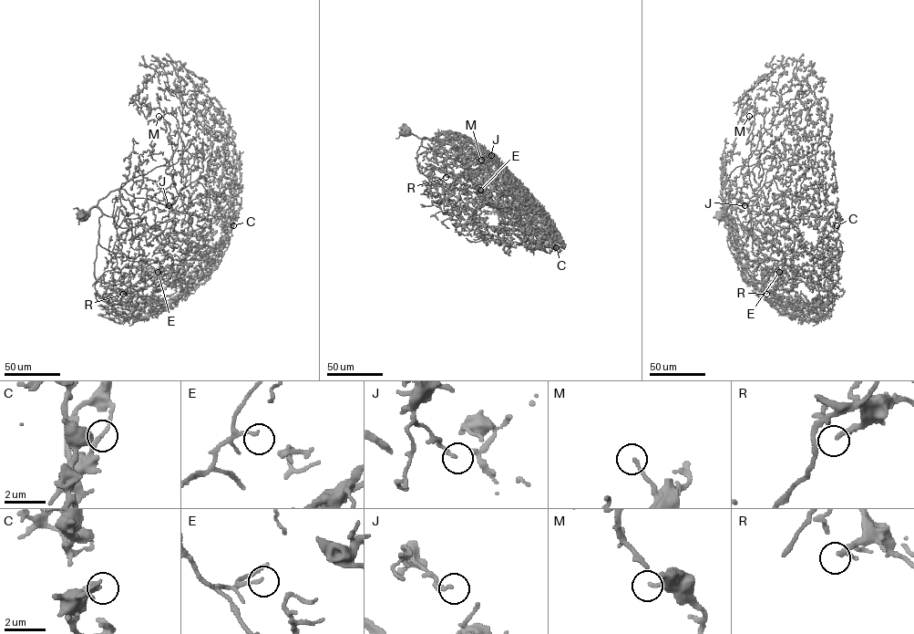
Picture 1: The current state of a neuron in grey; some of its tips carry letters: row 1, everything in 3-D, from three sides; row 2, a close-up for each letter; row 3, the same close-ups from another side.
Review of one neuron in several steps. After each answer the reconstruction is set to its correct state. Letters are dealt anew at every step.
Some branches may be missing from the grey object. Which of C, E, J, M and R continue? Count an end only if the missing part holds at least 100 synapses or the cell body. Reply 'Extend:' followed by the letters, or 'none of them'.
Extend: R

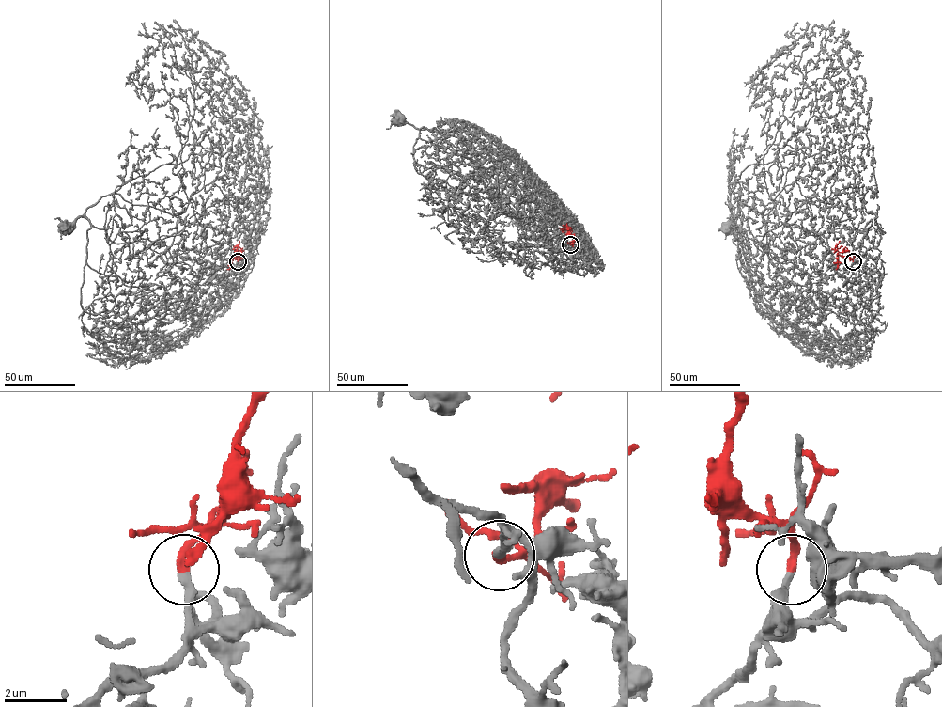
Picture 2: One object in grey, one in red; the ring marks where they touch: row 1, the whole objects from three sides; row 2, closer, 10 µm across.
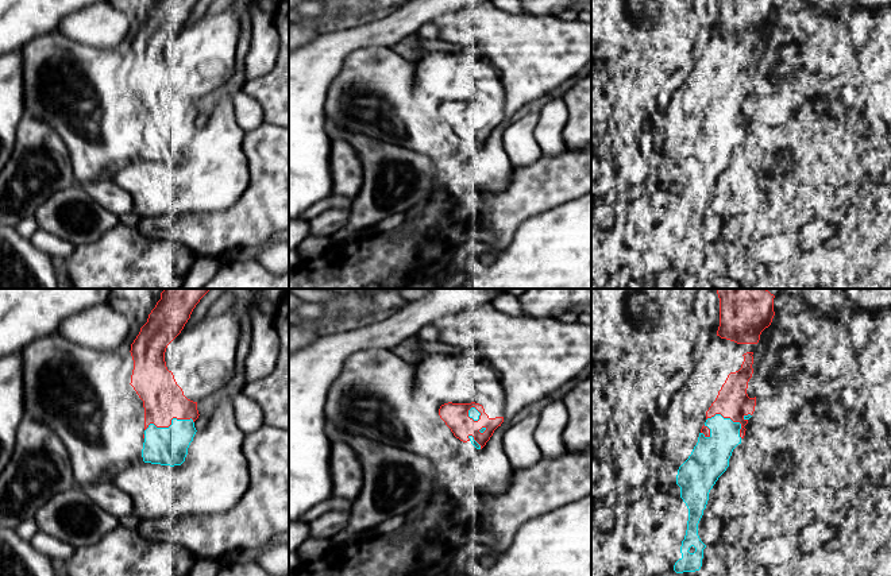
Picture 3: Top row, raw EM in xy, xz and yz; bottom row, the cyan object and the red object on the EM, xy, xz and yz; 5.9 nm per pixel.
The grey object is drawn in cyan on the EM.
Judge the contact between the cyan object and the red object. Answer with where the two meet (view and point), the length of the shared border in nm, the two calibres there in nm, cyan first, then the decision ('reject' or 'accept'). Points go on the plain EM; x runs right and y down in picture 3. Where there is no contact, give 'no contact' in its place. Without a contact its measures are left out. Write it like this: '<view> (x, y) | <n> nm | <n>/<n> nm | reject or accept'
xy (170, 123) | 300 nm | 220/240 nm | accept

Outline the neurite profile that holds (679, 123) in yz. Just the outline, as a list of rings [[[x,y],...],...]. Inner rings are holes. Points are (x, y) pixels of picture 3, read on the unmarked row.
[[[714,34],[699,57],[690,61],[687,74],[653,121],[662,134],[662,146],[657,150],[662,173],[667,169],[678,170],[688,156],[706,120],[706,109],[728,73],[738,69],[744,59],[742,53],[759,47],[759,43],[760,40],[737,42]]]

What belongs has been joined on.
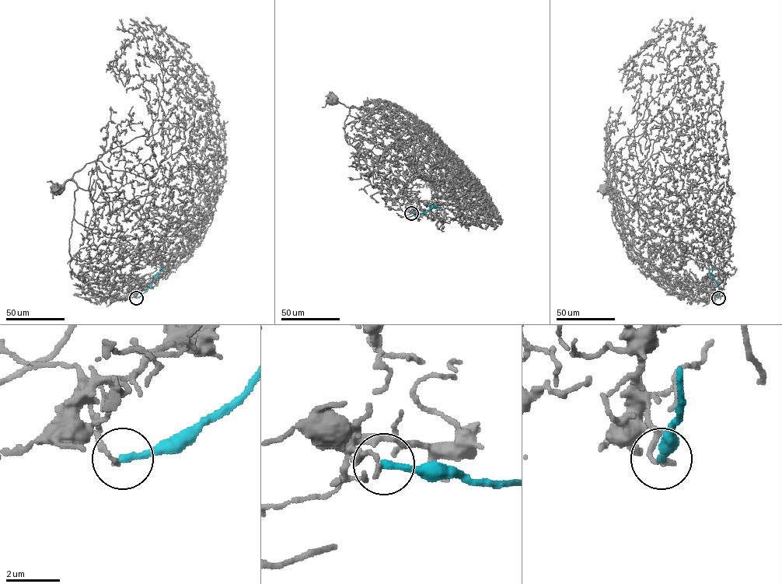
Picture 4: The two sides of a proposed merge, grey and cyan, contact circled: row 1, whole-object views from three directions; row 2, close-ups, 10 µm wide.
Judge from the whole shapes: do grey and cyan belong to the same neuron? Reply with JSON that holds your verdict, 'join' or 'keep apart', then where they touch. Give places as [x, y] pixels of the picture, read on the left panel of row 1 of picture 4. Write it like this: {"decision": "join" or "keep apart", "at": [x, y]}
{"decision": "keep apart", "at": [136, 298]}

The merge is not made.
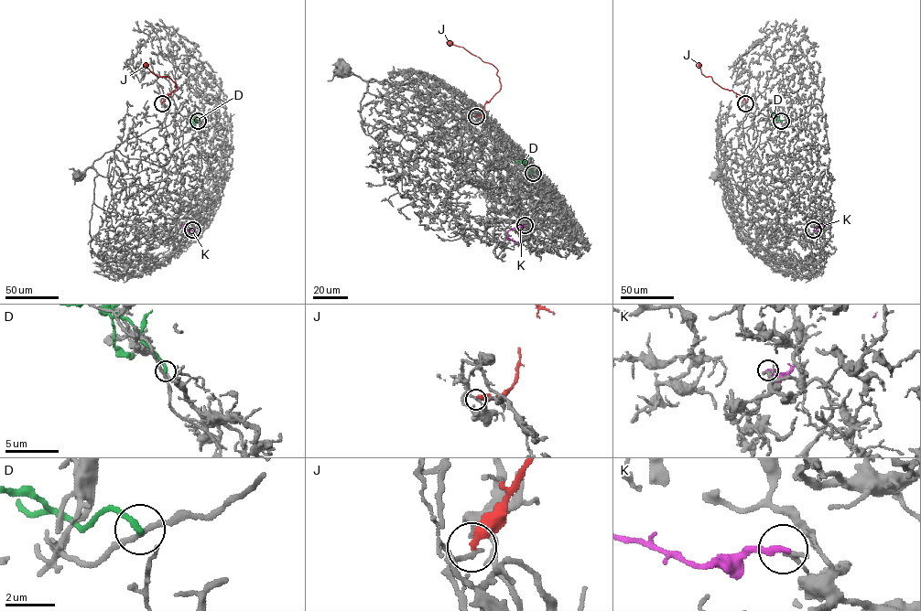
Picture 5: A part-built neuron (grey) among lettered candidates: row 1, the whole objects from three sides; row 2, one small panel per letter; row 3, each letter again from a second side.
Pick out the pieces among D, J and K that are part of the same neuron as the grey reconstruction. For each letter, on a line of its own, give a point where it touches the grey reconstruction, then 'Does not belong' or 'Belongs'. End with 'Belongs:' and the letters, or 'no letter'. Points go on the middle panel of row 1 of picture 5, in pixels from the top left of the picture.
D: Touches grey at (533, 173). Does not belong
J: Touches grey at (476, 116). Does not belong
K: Touches grey at (525, 225). Does not belong
Belongs: no letter

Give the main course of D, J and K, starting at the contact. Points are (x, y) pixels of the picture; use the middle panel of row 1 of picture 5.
D: (533, 173), (524, 162), (514, 161)
J: (476, 116), (481, 115), (484, 104), (500, 89), (497, 69), (449, 41)
K: (525, 225), (507, 231), (506, 237), (516, 242)

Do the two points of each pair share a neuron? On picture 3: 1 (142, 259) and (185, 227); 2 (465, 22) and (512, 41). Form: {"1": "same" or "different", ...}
{"1": "different", "2": "same"}

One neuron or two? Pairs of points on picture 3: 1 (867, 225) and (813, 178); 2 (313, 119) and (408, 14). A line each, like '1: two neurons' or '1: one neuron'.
1: two neurons
2: one neuron

